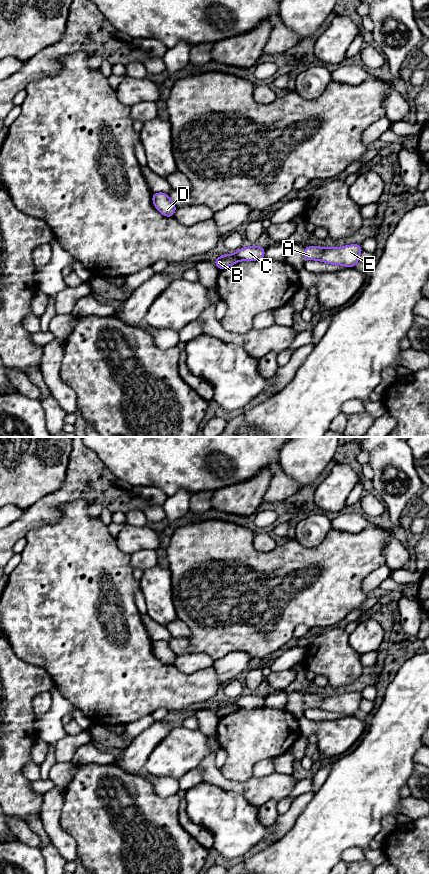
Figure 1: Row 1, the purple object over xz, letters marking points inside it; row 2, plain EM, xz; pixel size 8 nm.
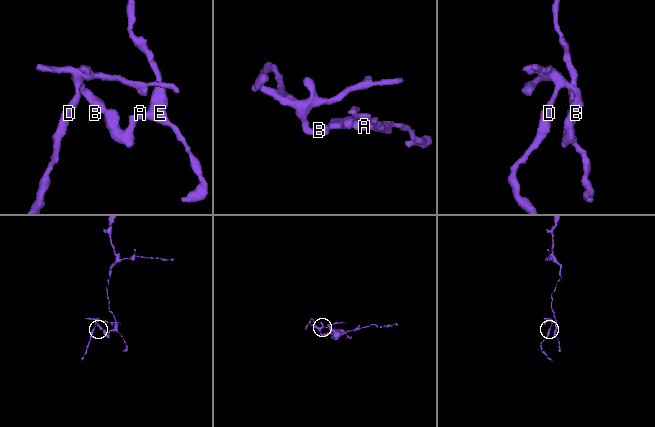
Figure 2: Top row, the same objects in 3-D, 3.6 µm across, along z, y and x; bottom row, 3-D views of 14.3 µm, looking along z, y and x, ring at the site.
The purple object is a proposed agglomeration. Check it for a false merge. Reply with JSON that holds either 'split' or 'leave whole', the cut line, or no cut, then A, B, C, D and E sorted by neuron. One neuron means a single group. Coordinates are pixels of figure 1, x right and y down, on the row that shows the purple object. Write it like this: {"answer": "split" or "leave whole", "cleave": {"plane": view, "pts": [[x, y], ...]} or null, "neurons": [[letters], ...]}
{"answer": "split", "cleave": {"plane": "xz", "pts": [[235, 254], [239, 260]]}, "neurons": [["A", "C", "E"], ["B", "D"]]}

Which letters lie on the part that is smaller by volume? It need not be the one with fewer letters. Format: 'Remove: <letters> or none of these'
Remove: B, D

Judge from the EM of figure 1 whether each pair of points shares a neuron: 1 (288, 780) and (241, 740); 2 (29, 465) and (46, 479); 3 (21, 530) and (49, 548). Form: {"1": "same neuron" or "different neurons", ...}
{"1": "different neurons", "2": "same neuron", "3": "different neurons"}

